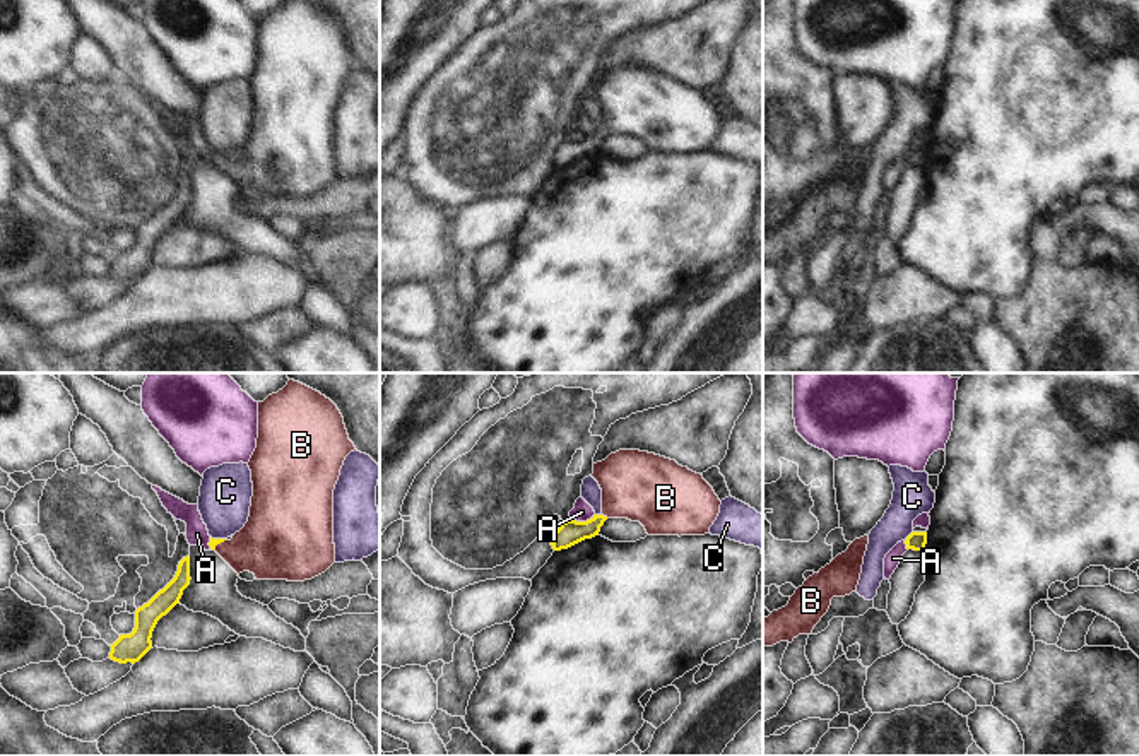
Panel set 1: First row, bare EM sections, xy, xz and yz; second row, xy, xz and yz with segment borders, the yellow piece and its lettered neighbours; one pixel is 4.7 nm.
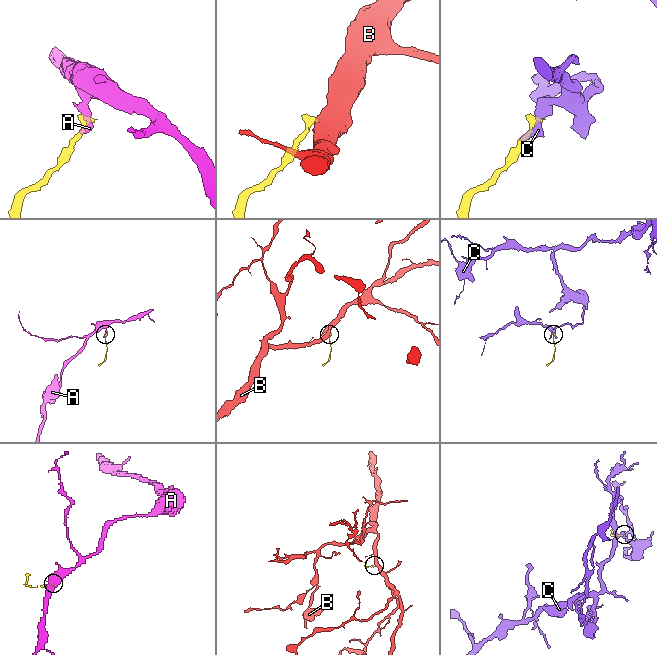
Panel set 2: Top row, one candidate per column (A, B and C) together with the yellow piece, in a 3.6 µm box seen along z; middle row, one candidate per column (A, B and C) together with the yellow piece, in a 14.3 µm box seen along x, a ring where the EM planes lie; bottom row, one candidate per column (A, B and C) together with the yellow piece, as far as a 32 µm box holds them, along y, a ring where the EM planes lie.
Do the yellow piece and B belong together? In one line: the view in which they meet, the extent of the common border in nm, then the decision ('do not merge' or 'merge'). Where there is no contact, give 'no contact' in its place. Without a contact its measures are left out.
xz | 40 nm | merge

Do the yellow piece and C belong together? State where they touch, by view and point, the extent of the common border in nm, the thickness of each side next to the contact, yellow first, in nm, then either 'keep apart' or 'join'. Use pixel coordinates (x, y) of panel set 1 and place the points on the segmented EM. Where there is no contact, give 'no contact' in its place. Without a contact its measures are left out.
contact yz (910, 534); length 50 nm; calibres 90 and 190 nm; keep apart

